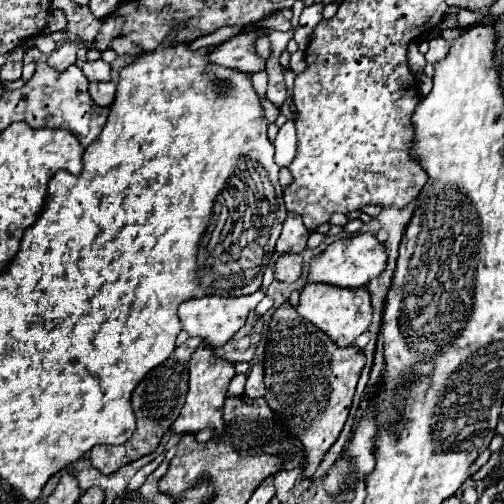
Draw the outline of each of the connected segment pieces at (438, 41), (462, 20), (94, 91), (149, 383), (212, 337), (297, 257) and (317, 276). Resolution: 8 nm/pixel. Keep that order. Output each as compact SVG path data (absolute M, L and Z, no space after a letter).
M433 38L429 40L429 52L425 54L425 60L429 64L437 64L447 56L447 52L449 52L449 44L443 38Z
M459 10L457 12L457 24L459 28L467 28L475 22L479 22L483 16L483 12L471 12L470 10Z
M91 82L89 84L89 94L99 106L111 106L115 98L115 84L113 82Z
M167 358L163 364L159 364L157 368L153 368L135 388L133 396L131 396L131 404L133 404L133 412L137 418L137 430L133 434L131 440L127 440L125 444L119 446L97 445L91 450L91 464L101 470L103 474L111 474L117 468L155 452L161 436L169 430L171 422L179 416L179 410L183 406L183 398L187 394L187 366L177 362L175 358Z
M257 290L253 294L247 294L247 296L239 296L239 298L221 298L221 296L191 298L191 300L183 302L179 306L179 320L183 324L183 330L189 336L197 336L197 338L205 340L211 348L221 348L221 346L225 346L237 334L237 330L247 322L249 312L263 298L265 298L265 292L261 292L261 290Z
M281 254L275 262L275 278L283 282L295 282L301 274L301 254Z
M357 234L331 242L321 254L313 256L307 272L307 282L323 282L339 288L361 288L385 270L387 254L383 244L373 234Z

